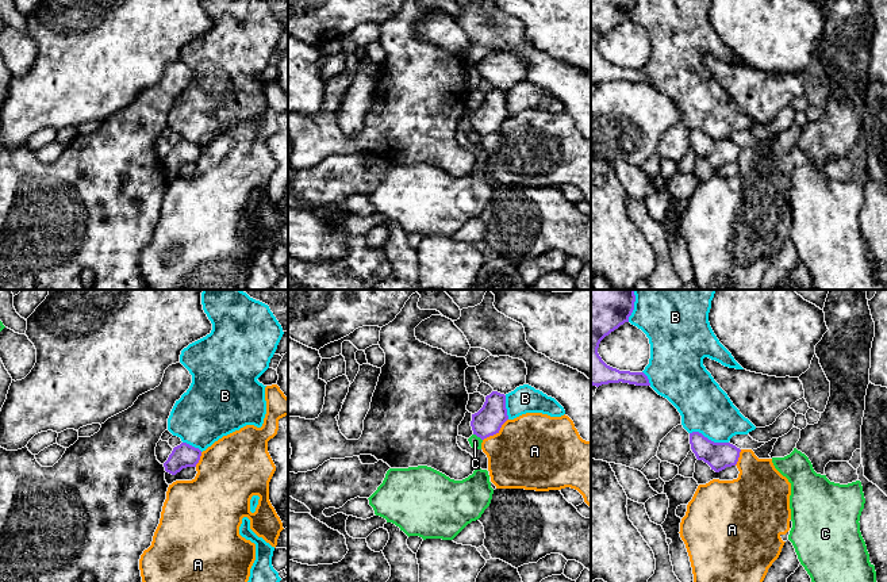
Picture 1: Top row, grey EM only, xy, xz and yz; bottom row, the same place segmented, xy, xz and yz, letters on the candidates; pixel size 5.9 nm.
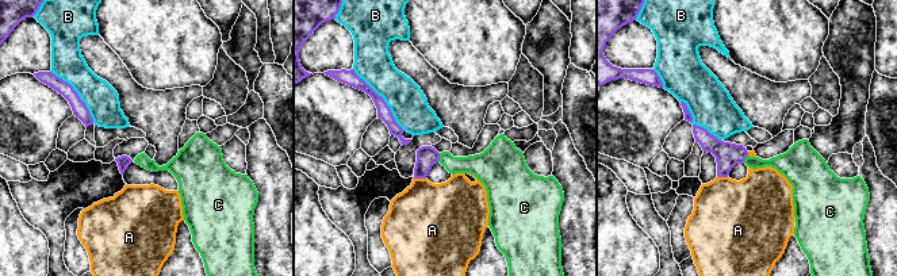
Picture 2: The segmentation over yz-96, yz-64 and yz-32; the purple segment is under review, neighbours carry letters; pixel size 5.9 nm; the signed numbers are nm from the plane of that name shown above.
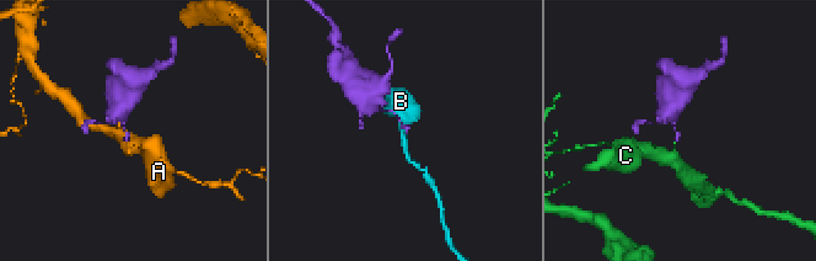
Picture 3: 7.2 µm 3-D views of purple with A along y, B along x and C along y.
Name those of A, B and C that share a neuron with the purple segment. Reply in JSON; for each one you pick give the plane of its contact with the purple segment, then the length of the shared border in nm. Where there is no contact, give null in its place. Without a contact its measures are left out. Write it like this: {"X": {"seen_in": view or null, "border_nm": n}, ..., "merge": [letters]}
{"merge": []}

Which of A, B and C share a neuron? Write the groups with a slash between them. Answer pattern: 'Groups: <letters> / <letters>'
Groups: A / B / C

